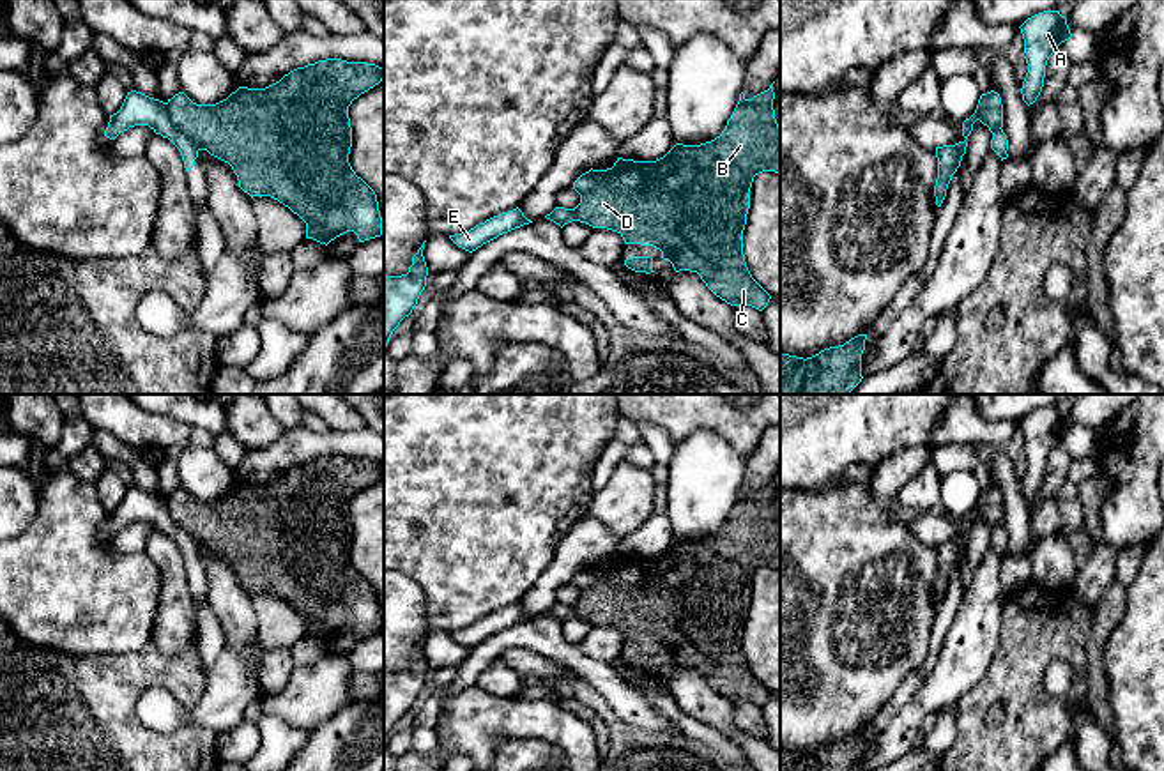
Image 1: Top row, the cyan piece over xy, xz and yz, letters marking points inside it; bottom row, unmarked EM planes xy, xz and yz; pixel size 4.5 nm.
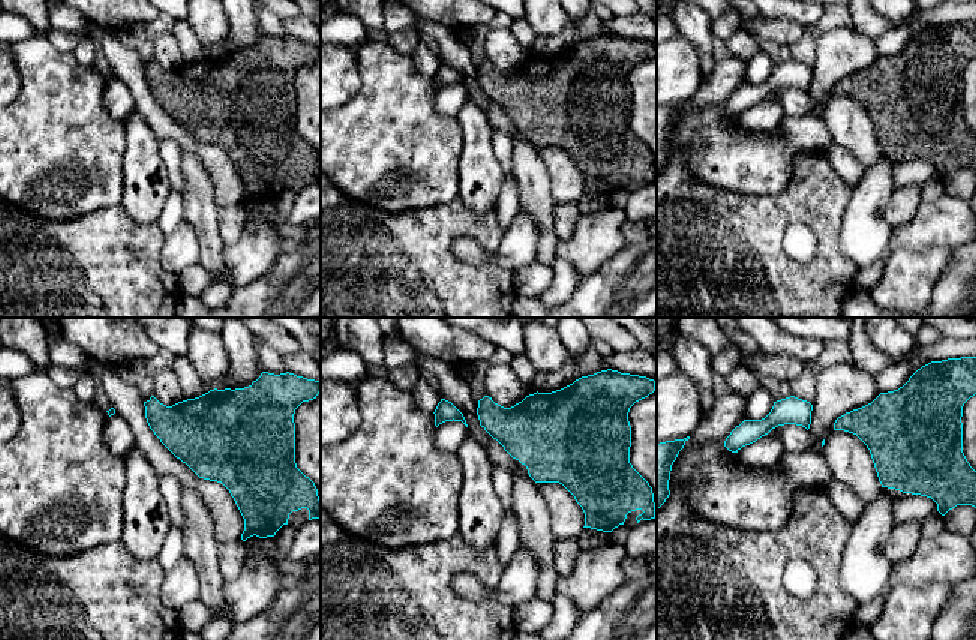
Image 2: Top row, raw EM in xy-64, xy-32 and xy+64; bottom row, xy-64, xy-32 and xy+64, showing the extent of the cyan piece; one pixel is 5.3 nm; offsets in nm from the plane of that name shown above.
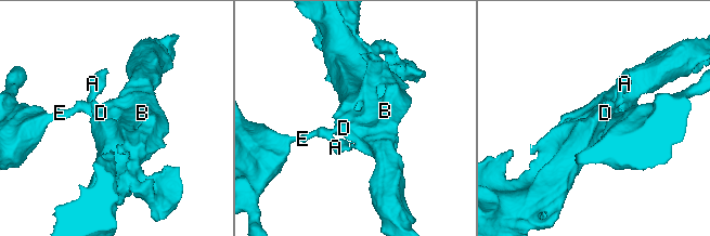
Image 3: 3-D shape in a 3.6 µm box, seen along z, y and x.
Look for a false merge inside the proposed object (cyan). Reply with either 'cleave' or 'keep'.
cleave

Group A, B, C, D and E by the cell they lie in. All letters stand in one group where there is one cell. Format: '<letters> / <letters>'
A E / B C D

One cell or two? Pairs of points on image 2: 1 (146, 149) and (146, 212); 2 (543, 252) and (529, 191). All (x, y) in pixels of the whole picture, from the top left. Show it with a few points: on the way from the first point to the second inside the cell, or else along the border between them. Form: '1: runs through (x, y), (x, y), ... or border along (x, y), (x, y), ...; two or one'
1: runs through (144, 164), (146, 197); one
2: runs through (546, 237), (540, 206); one

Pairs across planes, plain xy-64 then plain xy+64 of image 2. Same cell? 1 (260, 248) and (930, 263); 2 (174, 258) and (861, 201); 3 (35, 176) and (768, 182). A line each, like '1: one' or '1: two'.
1: two
2: one
3: one

